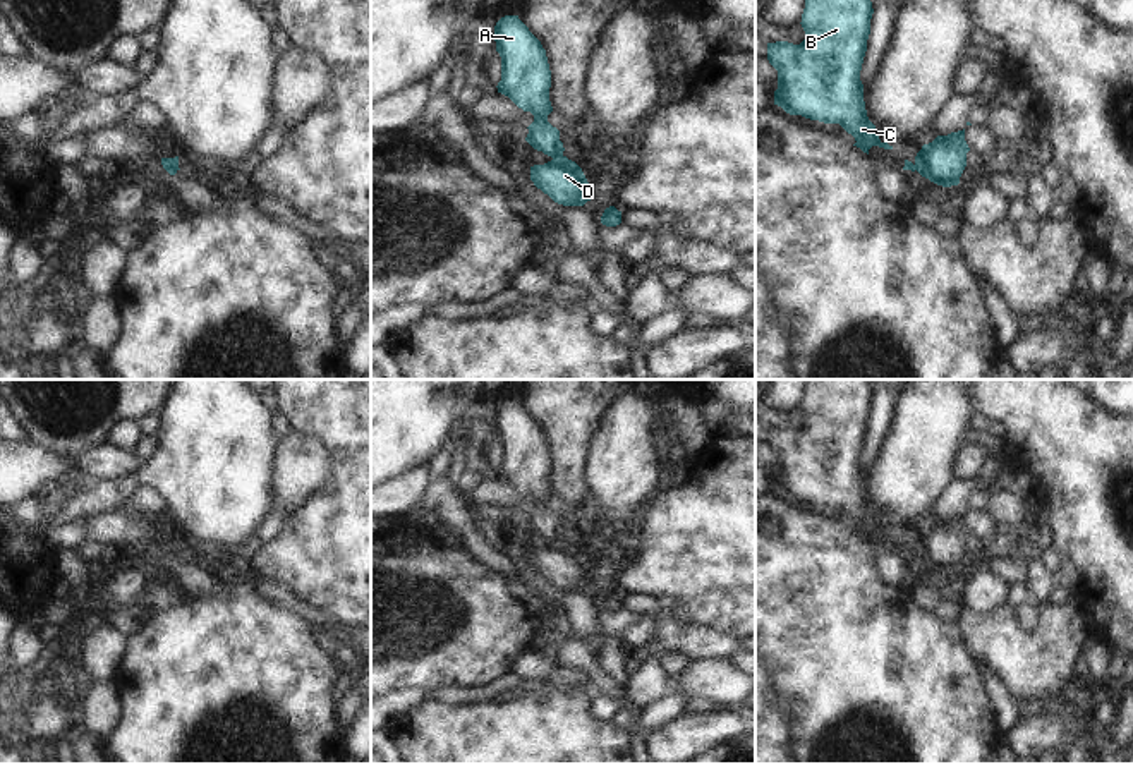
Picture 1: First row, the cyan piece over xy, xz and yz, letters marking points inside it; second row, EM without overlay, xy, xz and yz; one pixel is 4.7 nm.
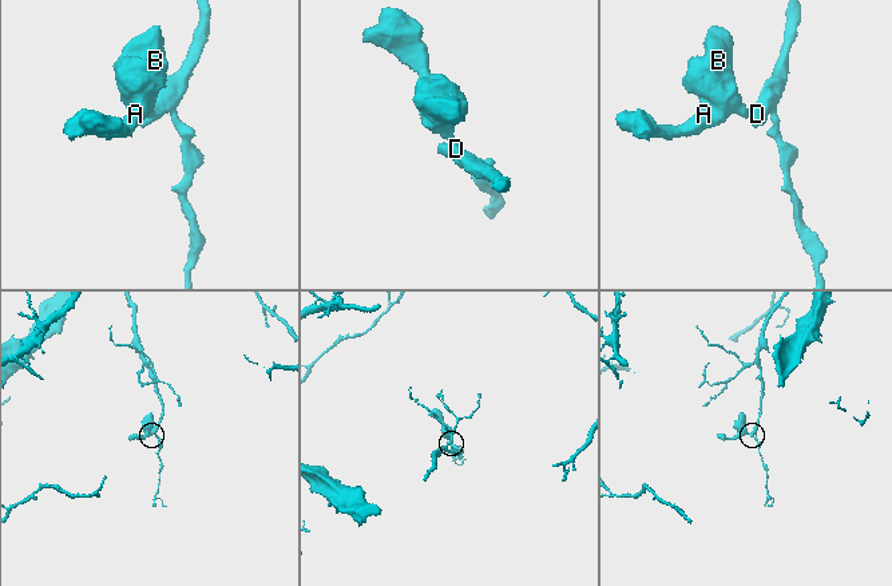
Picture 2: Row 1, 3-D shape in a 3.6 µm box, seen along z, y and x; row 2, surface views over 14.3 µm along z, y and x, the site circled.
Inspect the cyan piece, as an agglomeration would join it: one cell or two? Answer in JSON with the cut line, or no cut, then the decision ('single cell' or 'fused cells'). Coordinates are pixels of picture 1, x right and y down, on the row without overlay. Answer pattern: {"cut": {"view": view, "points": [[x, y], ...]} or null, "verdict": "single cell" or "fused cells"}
{"cut": {"view": "xz", "points": [[562, 538], [553, 543]]}, "verdict": "fused cells"}

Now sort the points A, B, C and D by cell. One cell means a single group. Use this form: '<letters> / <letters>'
A B C / D

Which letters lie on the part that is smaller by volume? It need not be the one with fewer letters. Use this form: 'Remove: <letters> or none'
Remove: A, B, C.

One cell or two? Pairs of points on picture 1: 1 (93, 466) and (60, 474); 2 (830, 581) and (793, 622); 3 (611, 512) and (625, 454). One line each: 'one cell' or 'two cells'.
1: two cells
2: one cell
3: one cell

